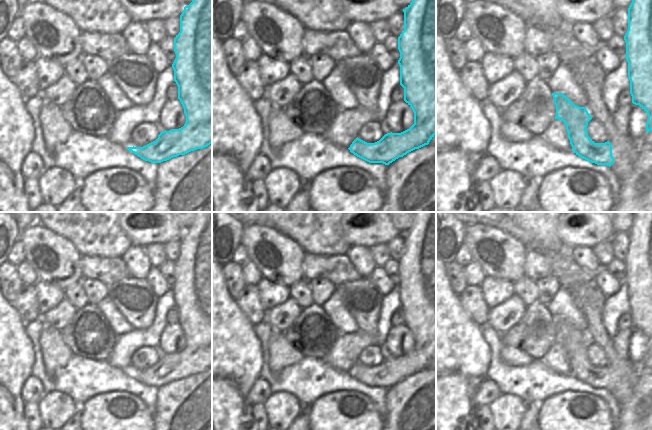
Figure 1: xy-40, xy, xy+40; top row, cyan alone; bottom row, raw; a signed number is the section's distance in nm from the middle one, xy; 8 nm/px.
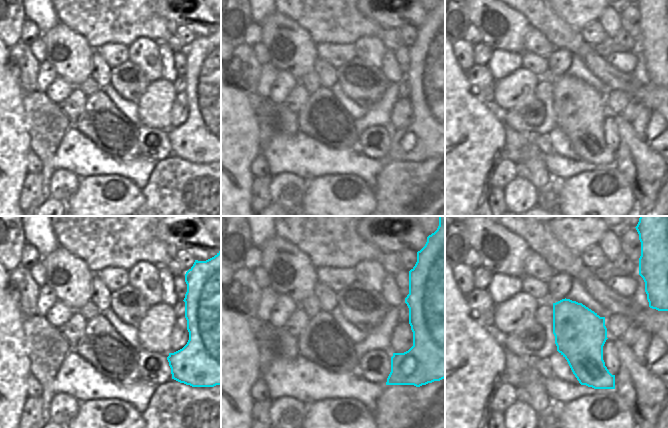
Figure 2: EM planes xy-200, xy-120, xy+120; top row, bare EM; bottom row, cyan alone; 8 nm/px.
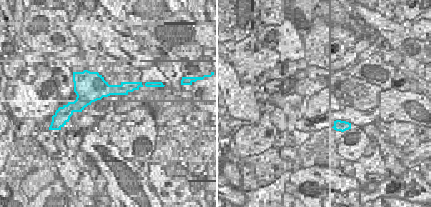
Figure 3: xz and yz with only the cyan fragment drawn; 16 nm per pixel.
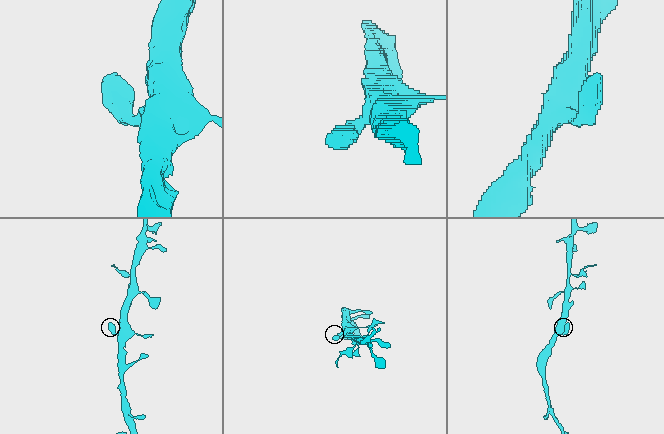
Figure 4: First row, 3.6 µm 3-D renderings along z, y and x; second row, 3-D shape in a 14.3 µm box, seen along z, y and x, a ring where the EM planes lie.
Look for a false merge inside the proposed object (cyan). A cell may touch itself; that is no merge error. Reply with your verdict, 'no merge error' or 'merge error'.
no merge error

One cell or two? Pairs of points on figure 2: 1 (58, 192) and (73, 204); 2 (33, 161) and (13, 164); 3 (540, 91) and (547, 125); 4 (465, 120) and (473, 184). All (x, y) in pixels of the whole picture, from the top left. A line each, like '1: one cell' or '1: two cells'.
1: two cells
2: two cells
3: one cell
4: one cell

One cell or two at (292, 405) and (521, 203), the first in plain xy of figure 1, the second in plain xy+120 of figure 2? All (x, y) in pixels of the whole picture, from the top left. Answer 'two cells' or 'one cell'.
one cell

